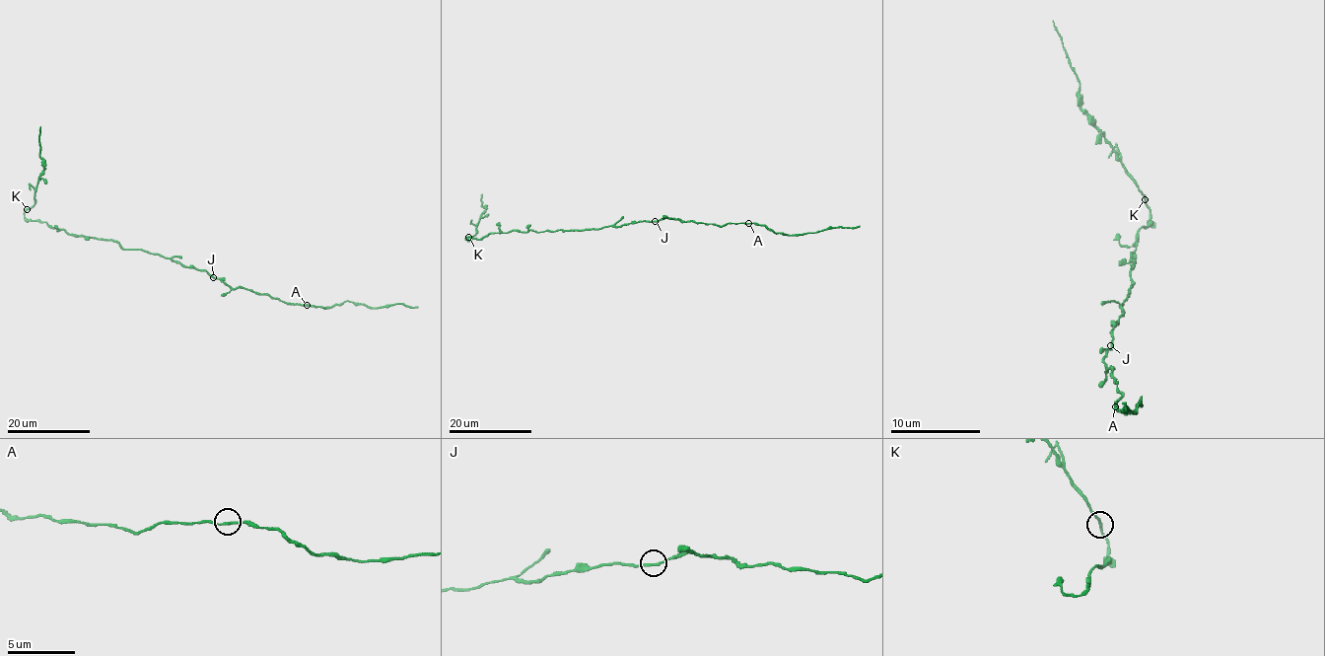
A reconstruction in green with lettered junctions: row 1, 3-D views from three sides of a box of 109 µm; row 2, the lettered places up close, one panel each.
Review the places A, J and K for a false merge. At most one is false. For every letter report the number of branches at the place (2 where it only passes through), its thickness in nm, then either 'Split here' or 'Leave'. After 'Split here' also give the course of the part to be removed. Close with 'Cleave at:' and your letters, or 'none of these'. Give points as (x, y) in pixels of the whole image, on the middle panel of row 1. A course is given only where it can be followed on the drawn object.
A: Branches: 2. Thickness 180 nm. Leave
J: Branches: 2. Thickness 190 nm. Leave
K: Branches: 2. Thickness 190 nm. Split here. Course of the part to remove: (468, 236), (476, 232), (476, 224), (486, 208), (482, 206), (482, 193)
Cleave at: K

